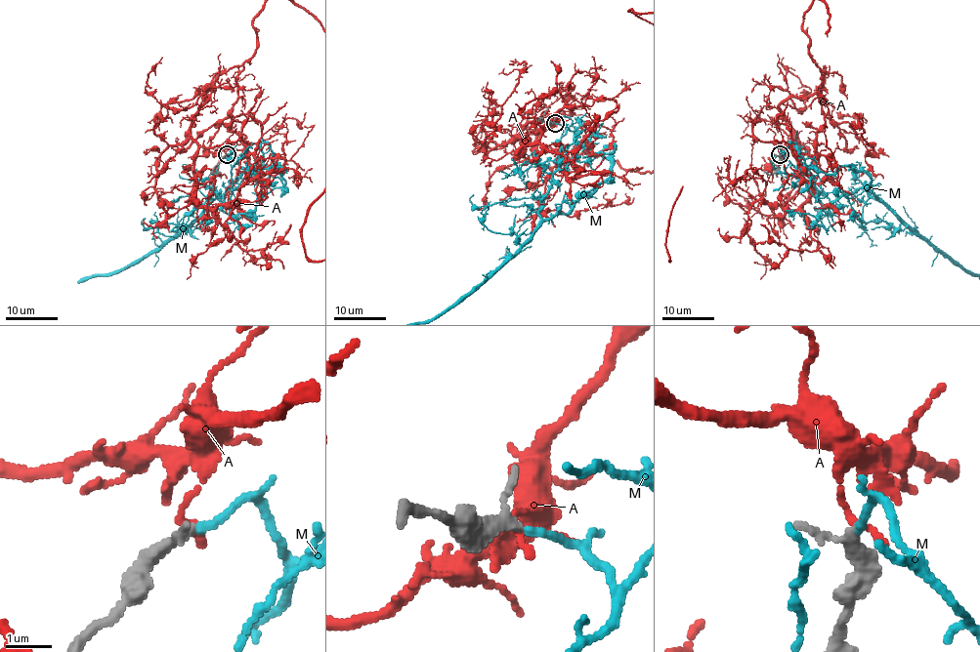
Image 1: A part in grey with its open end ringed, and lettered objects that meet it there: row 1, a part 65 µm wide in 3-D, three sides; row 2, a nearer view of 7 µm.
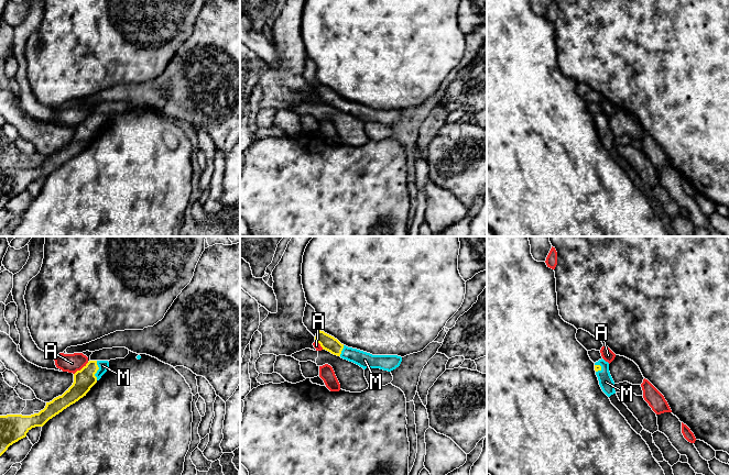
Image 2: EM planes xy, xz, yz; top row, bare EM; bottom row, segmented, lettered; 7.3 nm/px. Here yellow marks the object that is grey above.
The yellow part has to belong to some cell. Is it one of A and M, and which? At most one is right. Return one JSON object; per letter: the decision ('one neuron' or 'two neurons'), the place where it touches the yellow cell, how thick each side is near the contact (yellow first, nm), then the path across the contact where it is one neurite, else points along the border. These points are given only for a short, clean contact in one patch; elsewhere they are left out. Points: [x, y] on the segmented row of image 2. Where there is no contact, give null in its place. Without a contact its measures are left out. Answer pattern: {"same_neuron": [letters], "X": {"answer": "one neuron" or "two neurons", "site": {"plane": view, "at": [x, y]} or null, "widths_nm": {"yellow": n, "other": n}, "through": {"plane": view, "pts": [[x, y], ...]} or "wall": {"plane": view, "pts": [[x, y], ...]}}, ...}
{"same_neuron": ["M"], "A": {"answer": "two neurons", "site": {"plane": "xy", "at": [82, 368]}, "widths_nm": {"yellow": 160, "other": 140}, "wall": {"plane": "xy", "pts": [[88, 362], [74, 374]]}}, "M": {"answer": "one neuron", "site": {"plane": "xy", "at": [97, 369]}, "widths_nm": {"yellow": 160, "other": 70}, "through": {"plane": "xy", "pts": [[84, 379], [97, 369], [102, 365]]}}}

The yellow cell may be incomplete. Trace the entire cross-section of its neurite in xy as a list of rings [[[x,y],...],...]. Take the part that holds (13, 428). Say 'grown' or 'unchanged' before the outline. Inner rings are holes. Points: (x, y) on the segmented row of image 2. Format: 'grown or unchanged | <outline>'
grown | [[[89,361],[74,374],[73,385],[62,396],[46,402],[39,413],[0,416],[0,456],[10,445],[25,438],[32,428],[43,427],[50,419],[86,396],[108,367],[108,361]]]

